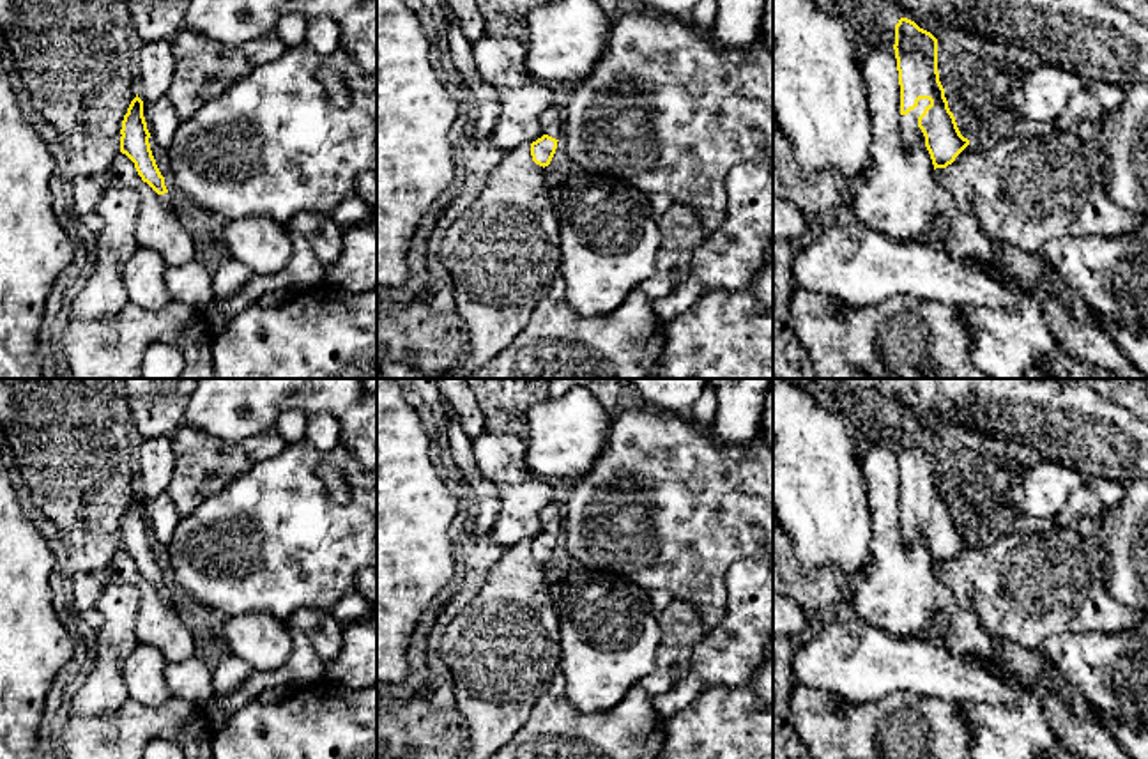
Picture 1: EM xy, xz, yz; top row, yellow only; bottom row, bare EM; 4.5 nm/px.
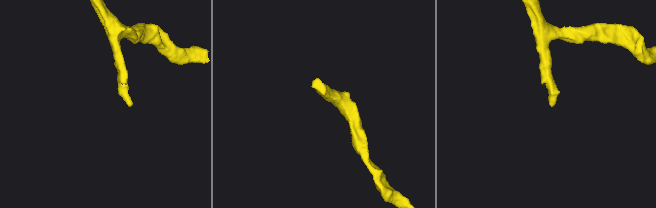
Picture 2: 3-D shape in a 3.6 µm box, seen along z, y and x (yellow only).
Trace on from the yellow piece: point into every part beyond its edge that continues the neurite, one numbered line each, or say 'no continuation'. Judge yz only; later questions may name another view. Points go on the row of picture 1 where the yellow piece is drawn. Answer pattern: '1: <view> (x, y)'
1: yz (911, 135)

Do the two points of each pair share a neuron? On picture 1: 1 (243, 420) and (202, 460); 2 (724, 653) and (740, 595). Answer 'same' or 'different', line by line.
1: different
2: same

